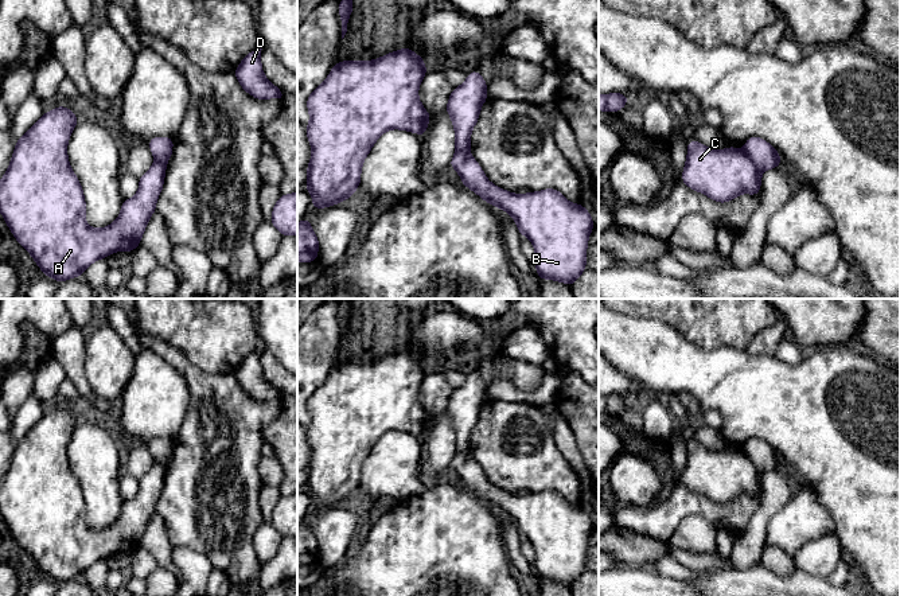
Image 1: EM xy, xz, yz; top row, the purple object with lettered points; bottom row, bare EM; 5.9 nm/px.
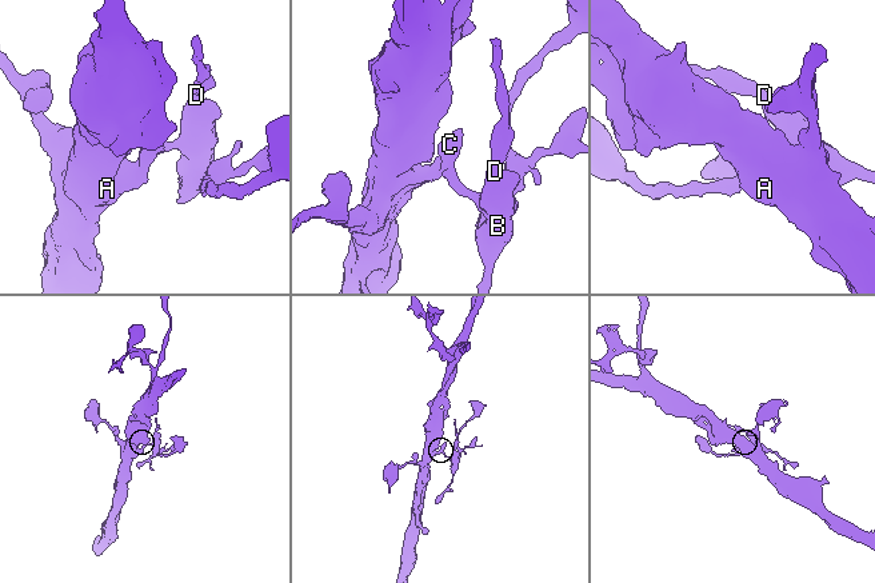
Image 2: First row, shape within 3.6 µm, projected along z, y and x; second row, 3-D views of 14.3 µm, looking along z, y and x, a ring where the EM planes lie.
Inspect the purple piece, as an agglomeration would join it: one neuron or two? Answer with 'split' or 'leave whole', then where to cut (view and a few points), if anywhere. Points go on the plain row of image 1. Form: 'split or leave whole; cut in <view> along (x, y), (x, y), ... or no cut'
split; cut in yz along (743, 452), (760, 474)

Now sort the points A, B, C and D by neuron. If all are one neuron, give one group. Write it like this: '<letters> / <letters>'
A C / B D

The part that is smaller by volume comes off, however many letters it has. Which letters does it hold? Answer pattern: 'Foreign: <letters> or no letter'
Foreign: B, D

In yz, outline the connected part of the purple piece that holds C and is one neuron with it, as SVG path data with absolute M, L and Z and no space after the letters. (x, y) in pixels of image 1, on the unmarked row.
M690 441L682 484L714 503L726 505L744 494L757 496L761 474L744 452L733 447L726 451L710 451Z

